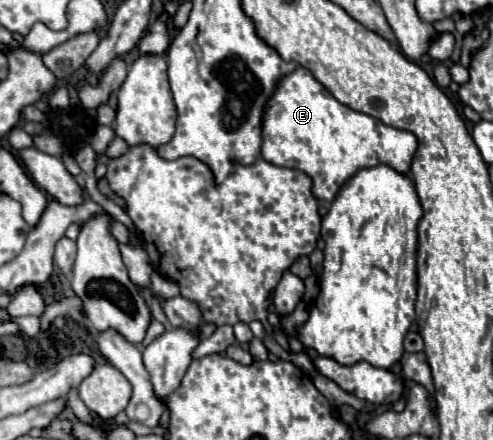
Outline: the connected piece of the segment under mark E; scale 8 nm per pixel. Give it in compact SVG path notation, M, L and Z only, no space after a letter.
M302 66L278 80L262 112L262 158L274 166L306 172L312 178L314 196L326 202L332 202L338 188L362 168L388 164L406 174L416 146L414 134L386 126L368 114L340 104Z

